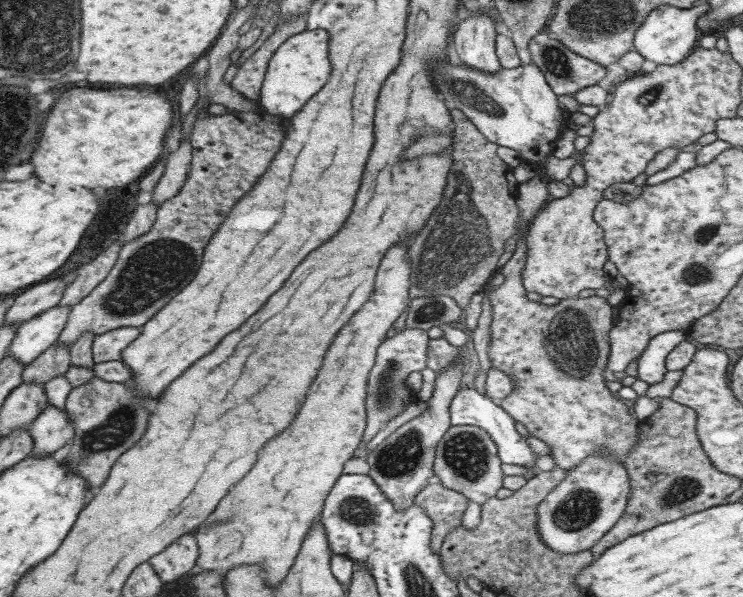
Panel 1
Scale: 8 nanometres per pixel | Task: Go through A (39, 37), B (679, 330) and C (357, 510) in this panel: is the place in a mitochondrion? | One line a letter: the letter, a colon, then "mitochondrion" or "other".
A: mitochondrion
B: other
C: mitochondrion

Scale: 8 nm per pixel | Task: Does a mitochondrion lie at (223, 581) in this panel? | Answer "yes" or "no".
no

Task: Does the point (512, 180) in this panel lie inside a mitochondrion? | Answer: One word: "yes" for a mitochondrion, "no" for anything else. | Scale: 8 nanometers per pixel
no

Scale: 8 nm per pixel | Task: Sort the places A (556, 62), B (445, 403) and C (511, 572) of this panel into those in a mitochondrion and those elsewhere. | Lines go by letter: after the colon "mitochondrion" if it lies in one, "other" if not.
A: mitochondrion
B: other
C: other

